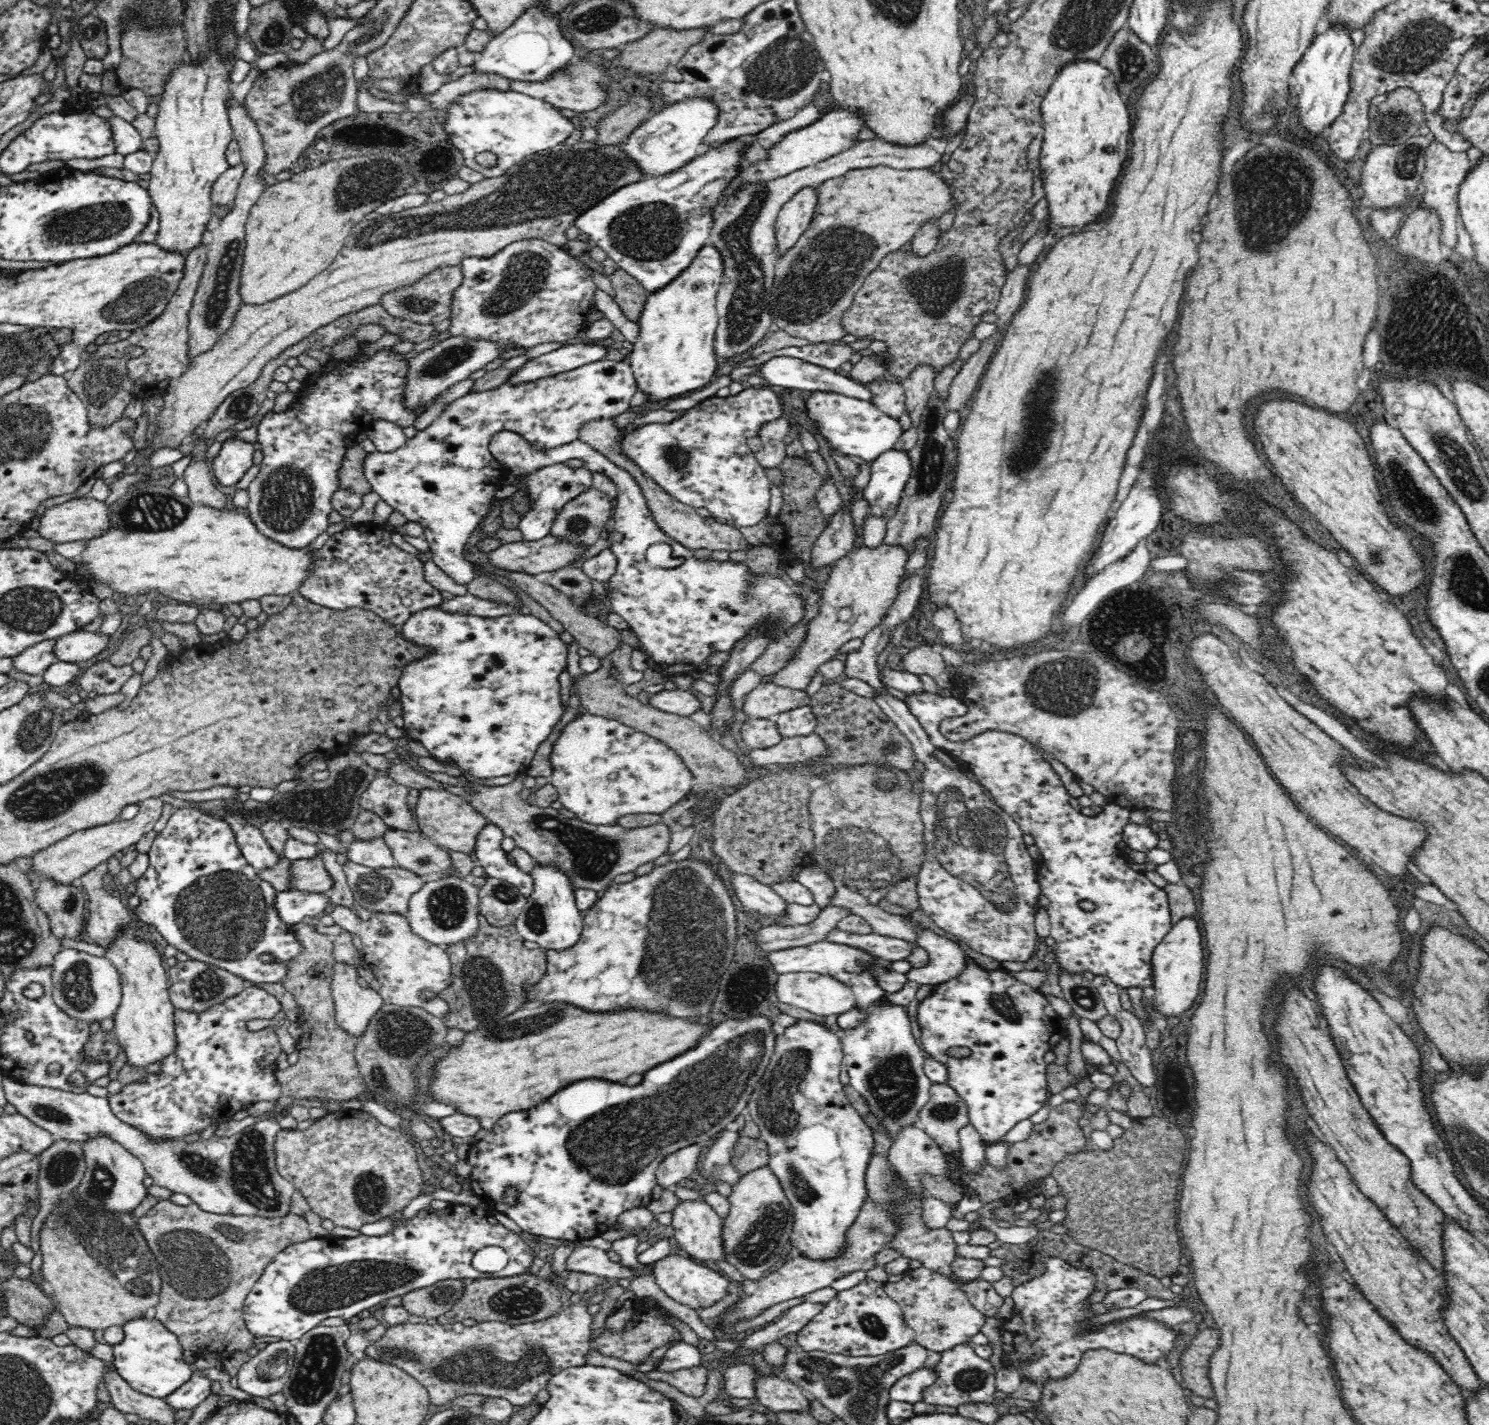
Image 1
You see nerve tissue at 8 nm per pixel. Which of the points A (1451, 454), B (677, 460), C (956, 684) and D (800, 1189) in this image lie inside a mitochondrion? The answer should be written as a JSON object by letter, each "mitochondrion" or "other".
{"A":"mitochondrion","B":"mitochondrion","C":"other","D":"mitochondrion"}

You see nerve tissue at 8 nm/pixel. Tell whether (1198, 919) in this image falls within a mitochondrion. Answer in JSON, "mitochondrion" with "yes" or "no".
{"mitochondrion":"no"}

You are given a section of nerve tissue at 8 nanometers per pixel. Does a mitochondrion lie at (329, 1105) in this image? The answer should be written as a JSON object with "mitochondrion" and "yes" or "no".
{"mitochondrion":"no"}

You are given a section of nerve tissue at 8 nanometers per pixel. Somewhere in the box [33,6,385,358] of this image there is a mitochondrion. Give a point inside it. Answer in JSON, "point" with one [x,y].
{"point":[101,221]}

